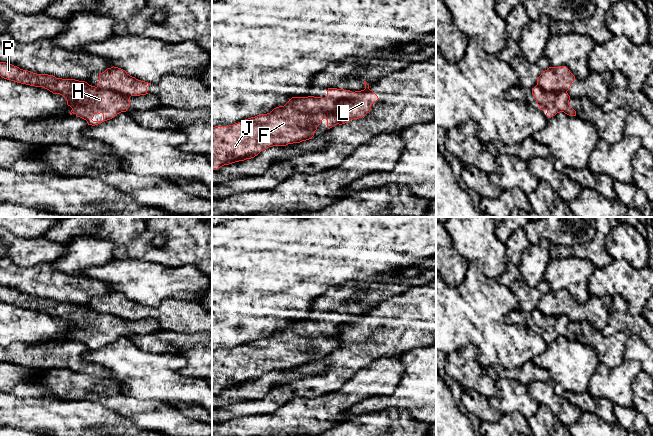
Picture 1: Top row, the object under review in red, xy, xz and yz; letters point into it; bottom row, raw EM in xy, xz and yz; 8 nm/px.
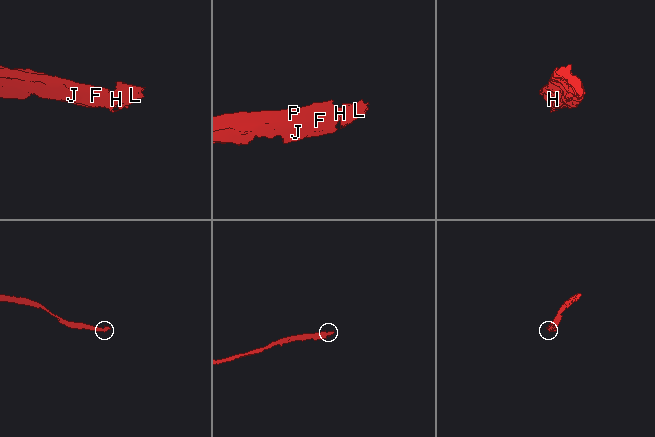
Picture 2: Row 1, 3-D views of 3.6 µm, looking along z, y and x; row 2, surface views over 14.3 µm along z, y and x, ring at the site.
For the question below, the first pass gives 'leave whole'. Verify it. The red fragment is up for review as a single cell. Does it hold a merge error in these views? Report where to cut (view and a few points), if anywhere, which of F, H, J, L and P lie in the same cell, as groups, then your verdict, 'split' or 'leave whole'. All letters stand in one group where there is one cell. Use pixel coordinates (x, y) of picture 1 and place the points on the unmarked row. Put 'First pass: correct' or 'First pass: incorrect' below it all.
cut xz (353, 316), (350, 322), (339, 327), (337, 347); groups F H J P / L; split
First pass: incorrect

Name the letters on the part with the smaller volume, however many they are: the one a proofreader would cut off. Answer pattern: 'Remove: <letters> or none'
Remove: L

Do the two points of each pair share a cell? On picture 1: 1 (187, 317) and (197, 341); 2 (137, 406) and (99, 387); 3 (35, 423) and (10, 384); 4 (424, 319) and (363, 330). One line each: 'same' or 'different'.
1: different
2: same
3: different
4: same

